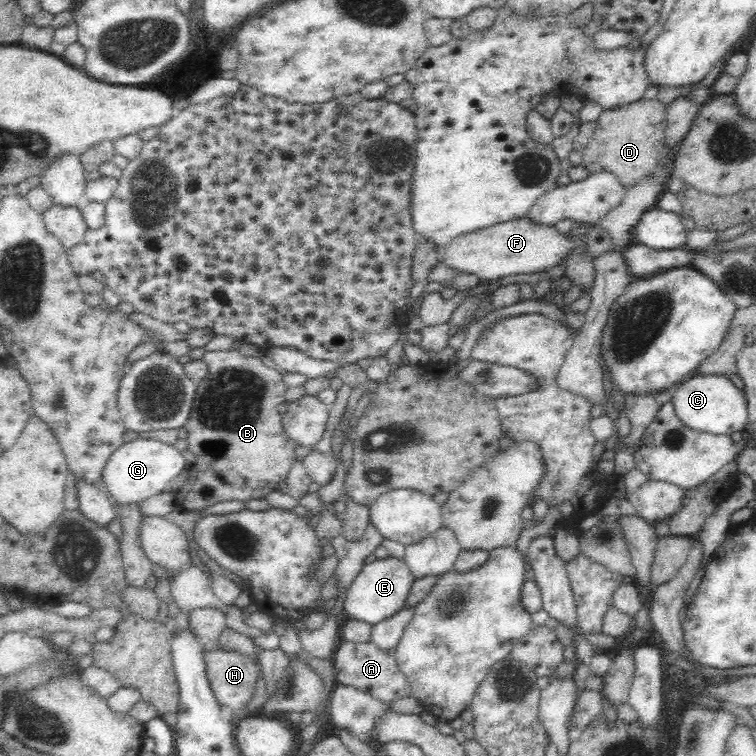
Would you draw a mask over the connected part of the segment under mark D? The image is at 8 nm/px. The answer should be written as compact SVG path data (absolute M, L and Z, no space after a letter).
M640 99L630 104L623 104L603 110L596 119L596 128L584 150L581 164L589 174L605 170L617 176L625 188L632 187L644 176L652 174L654 165L660 162L672 165L676 147L667 150L664 143L666 132L667 105L656 99Z

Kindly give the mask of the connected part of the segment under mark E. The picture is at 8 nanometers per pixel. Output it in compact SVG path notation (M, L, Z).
M390 556L384 560L370 558L358 577L347 588L346 599L343 603L345 615L350 619L364 621L372 627L404 608L415 580L413 573L403 560Z

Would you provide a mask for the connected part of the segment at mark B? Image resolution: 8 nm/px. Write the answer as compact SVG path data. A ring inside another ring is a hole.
M240 350L206 351L201 359L207 364L206 377L196 382L197 387L193 398L193 407L191 408L187 423L183 426L186 428L186 432L188 434L188 436L186 436L186 440L188 441L187 449L196 456L196 461L190 468L188 468L187 479L175 493L177 505L183 511L201 511L206 509L206 506L214 506L217 503L224 502L224 500L247 502L253 498L265 498L268 494L276 491L276 486L279 486L281 482L286 480L290 467L296 460L296 455L294 454L296 443L294 443L294 441L292 441L292 439L284 433L284 427L282 427L281 419L282 415L278 409L276 409L276 406L280 406L280 404L285 403L284 393L288 389L283 383L281 371L268 363L264 356L244 354Z

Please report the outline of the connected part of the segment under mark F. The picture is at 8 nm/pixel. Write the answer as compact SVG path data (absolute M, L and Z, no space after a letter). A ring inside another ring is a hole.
M528 217L493 224L458 236L439 251L439 260L459 273L477 274L482 280L497 280L512 274L530 274L554 267L572 250L579 250L569 235L561 234L554 225L538 224Z

